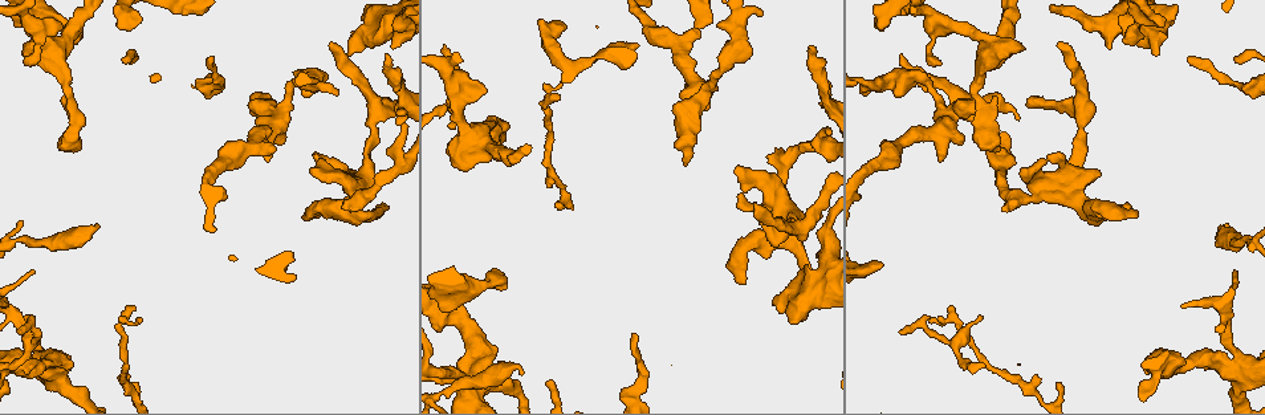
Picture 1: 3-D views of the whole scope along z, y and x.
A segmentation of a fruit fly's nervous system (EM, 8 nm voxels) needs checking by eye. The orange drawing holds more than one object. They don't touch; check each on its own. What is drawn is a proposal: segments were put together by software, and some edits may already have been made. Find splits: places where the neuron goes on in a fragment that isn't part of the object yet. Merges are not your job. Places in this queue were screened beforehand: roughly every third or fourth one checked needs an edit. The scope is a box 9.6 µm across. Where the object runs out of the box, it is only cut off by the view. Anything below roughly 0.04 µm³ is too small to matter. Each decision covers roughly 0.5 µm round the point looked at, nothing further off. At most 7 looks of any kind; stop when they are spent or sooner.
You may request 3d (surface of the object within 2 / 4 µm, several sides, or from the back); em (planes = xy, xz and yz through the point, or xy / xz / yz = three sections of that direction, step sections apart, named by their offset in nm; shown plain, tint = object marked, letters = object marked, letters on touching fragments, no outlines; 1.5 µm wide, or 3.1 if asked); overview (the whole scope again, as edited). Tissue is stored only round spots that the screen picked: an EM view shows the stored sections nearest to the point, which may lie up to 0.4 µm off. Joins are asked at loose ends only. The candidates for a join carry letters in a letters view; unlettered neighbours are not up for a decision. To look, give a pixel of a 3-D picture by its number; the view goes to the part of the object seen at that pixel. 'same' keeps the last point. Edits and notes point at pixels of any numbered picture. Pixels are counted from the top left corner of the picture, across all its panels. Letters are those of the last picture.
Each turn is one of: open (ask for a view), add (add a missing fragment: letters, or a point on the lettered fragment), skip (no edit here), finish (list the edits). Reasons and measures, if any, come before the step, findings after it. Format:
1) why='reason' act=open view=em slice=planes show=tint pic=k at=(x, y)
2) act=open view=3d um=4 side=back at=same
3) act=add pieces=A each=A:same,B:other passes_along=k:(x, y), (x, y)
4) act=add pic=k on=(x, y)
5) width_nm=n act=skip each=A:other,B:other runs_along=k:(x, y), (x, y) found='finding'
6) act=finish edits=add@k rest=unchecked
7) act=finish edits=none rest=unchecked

why='an open end' act=open view=em slice=planes show=letters pic=1 at=(963, 139)

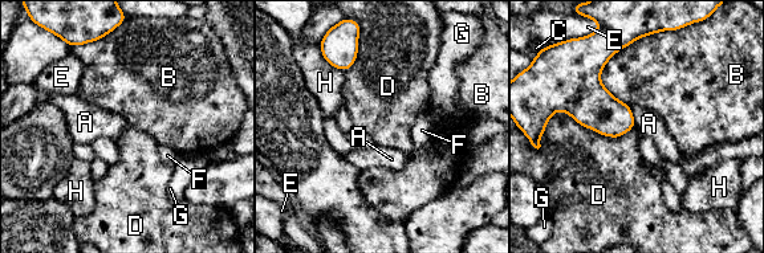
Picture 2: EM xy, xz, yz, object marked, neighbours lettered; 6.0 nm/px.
width_nm=170 act=skip each=A:other,B:other,C:other,D:other,E:other,F:other,G:other,H:other border=2:(634, 127), (555, 111), (543, 133) found='none of them fits'

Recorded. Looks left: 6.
why='branch stops here' act=open view=3d um=4 pic=1 at=(330, 43)

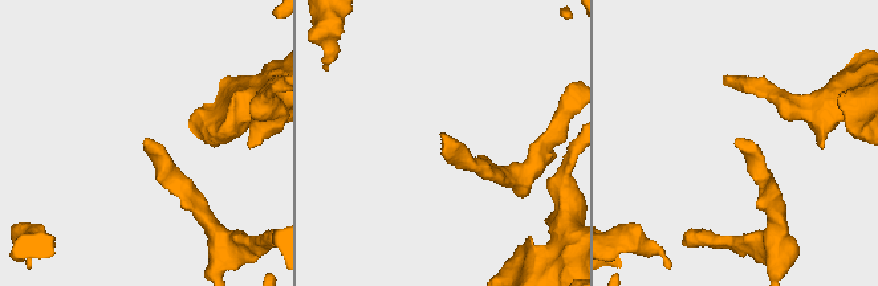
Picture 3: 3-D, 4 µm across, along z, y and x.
why='now the EM' act=open view=em slice=yz step=8 show=letters pic=3 at=(443, 134)

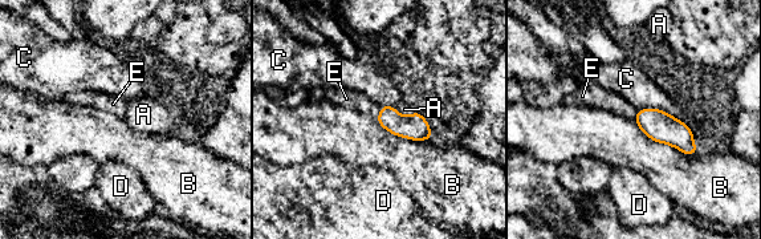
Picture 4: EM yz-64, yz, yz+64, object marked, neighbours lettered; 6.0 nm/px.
width_nm=140 act=add pieces=A each=A:same,B:other,C:other,D:other,E:other found='it goes on there'

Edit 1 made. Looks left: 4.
act=open view=overview

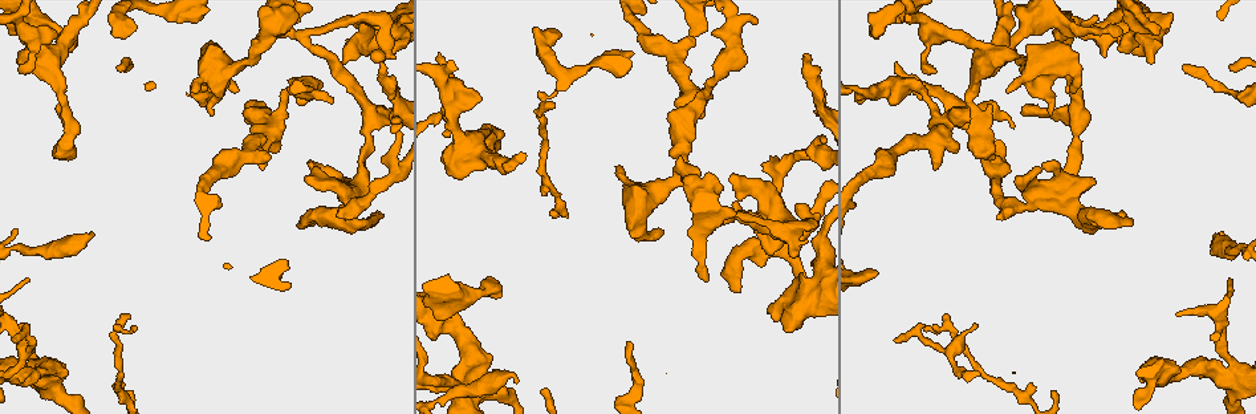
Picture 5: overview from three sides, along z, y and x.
why='free end' act=open view=3d um=4 pic=5 at=(1105, 55)

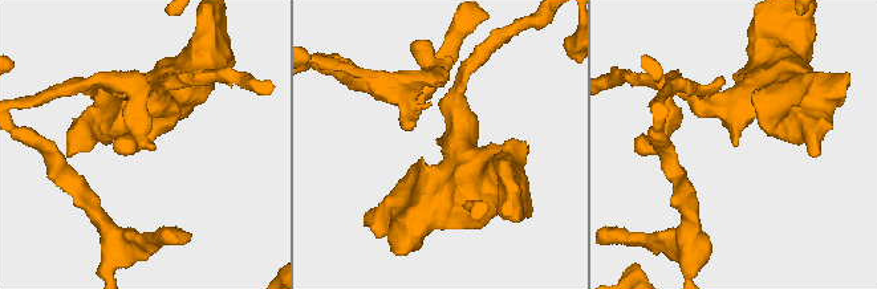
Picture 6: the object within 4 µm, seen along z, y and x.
why='now the EM' act=open view=em slice=yz step=8 show=tint pic=6 at=(736, 144)

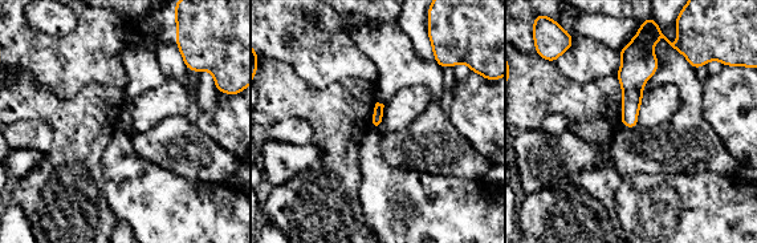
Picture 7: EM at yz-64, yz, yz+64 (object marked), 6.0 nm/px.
act=open view=em slice=planes show=letters at=same

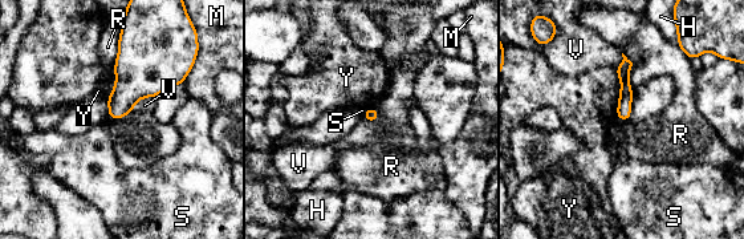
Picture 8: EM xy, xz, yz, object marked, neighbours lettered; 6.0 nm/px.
longest_contact=R:440nm act=skip each=H:other,M:other,R:other,S:other,V:other,Y:other border=8:(122, 25), (114, 88), (108, 96) found='none of them fits'

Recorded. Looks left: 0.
act=finish edits=add@4 rest=unchecked

